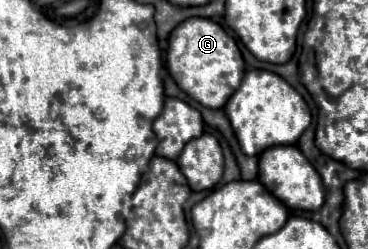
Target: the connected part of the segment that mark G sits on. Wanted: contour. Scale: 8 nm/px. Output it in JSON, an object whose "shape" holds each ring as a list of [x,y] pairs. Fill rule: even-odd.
{"shape":[[[190,17],[170,33],[166,67],[182,91],[210,109],[222,109],[244,75],[244,59],[236,41],[218,23],[204,17]]]}

